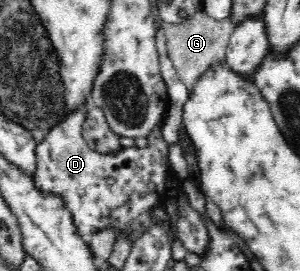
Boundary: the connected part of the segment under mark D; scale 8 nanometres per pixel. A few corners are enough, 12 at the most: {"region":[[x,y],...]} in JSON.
{"region":[[85,98],[36,147],[36,185],[88,239],[162,224],[163,119],[147,148],[93,151]]}

